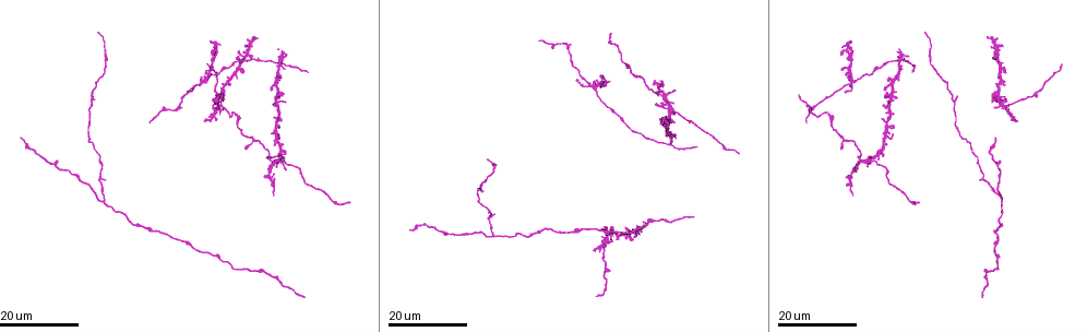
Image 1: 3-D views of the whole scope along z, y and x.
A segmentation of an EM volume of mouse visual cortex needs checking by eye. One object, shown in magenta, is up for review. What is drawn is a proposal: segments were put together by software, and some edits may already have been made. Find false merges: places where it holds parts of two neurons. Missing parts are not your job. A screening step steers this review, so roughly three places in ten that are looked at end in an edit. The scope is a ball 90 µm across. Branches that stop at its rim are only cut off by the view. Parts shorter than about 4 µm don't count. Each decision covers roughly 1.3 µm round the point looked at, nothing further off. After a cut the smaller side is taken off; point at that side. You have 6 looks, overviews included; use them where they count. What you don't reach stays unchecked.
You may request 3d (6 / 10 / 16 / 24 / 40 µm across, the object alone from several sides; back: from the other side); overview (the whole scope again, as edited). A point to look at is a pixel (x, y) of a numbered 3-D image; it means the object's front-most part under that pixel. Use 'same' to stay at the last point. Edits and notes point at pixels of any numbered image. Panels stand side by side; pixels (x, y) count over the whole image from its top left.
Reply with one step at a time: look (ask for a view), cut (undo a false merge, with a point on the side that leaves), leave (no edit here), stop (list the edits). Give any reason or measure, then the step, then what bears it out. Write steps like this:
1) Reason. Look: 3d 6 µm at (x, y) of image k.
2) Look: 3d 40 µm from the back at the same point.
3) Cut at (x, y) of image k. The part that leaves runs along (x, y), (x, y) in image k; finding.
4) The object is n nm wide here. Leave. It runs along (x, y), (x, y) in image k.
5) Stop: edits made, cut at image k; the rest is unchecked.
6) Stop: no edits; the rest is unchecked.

Look: 3d 24 µm at (603, 239) of image 1.

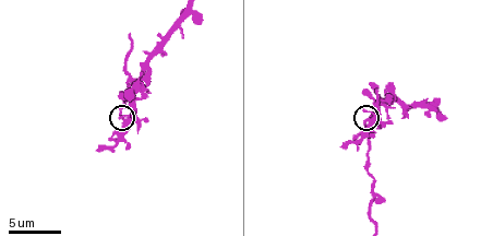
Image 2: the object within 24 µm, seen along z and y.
Look: 3d 10 µm at (367, 120) of image 2.

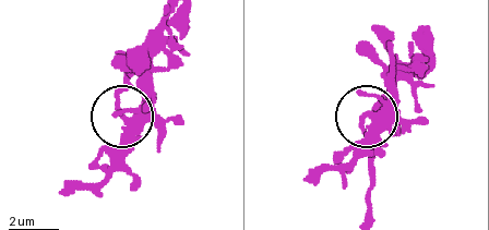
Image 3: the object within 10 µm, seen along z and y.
The object is 250 nm wide here. Cut at (127, 86) of image 3. A second neuron is stuck on.

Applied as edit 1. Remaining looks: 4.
Redraw. Look: overview.

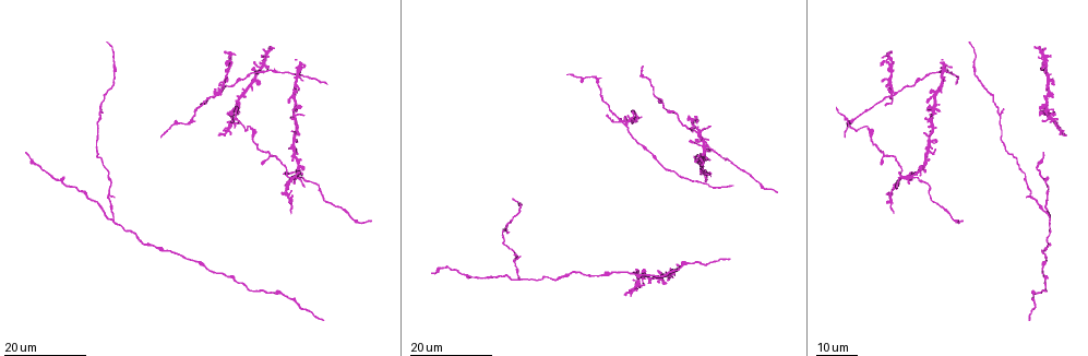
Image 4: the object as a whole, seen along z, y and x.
Arms part here. Look: 3d 16 µm at (222, 91) of image 4.

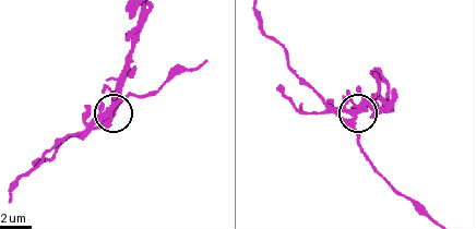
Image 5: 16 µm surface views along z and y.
Closer look. Look: 3d 10 µm at (109, 108) of image 5.

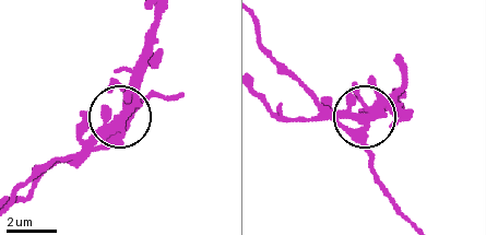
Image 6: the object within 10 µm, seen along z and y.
The object is 350 nm wide here. Leave. One neuron here.

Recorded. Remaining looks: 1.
Stop: edits made, cut at image 3; the rest is unchecked.

